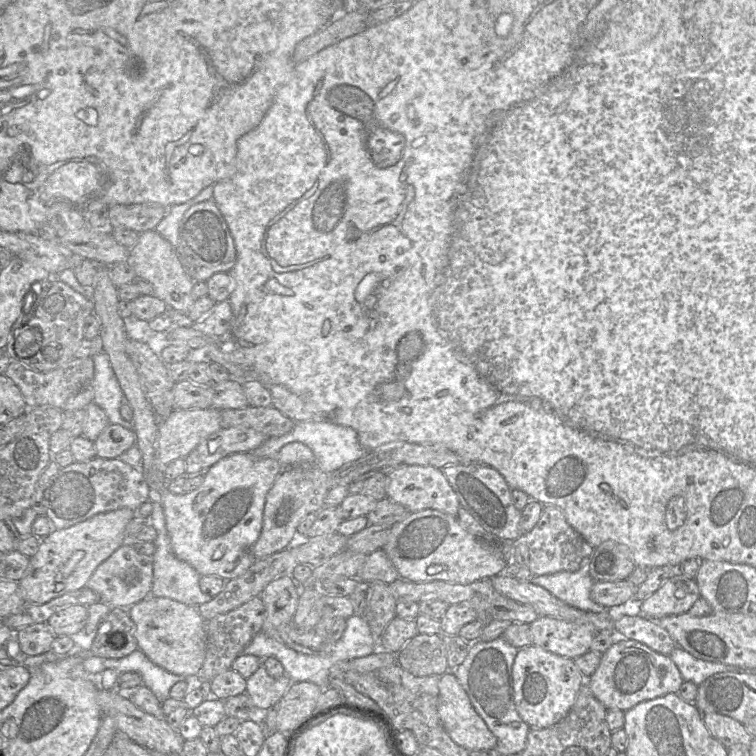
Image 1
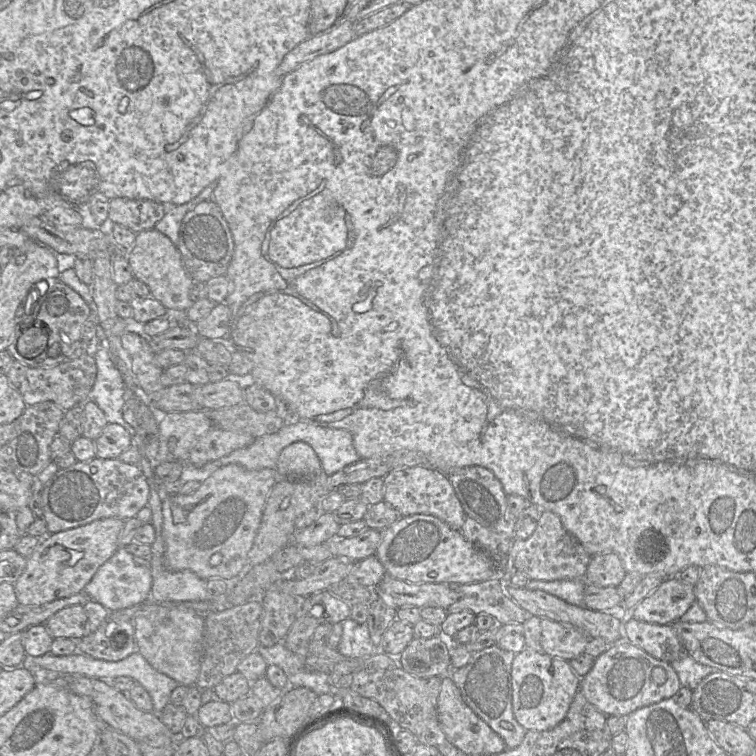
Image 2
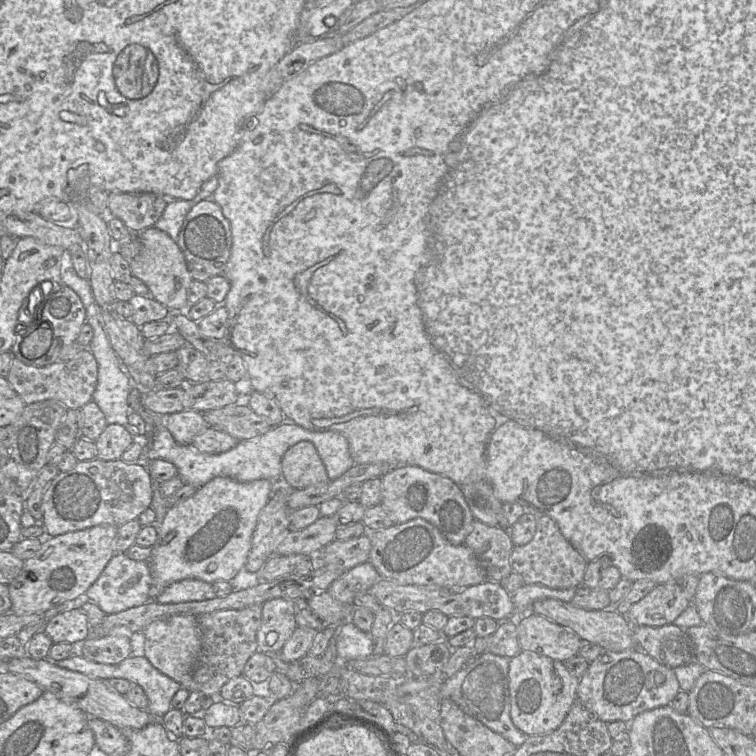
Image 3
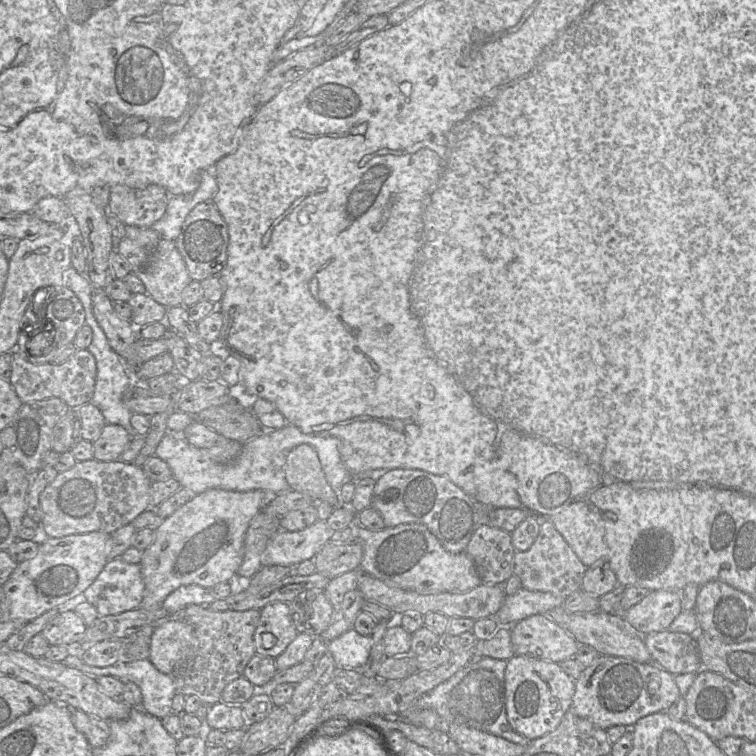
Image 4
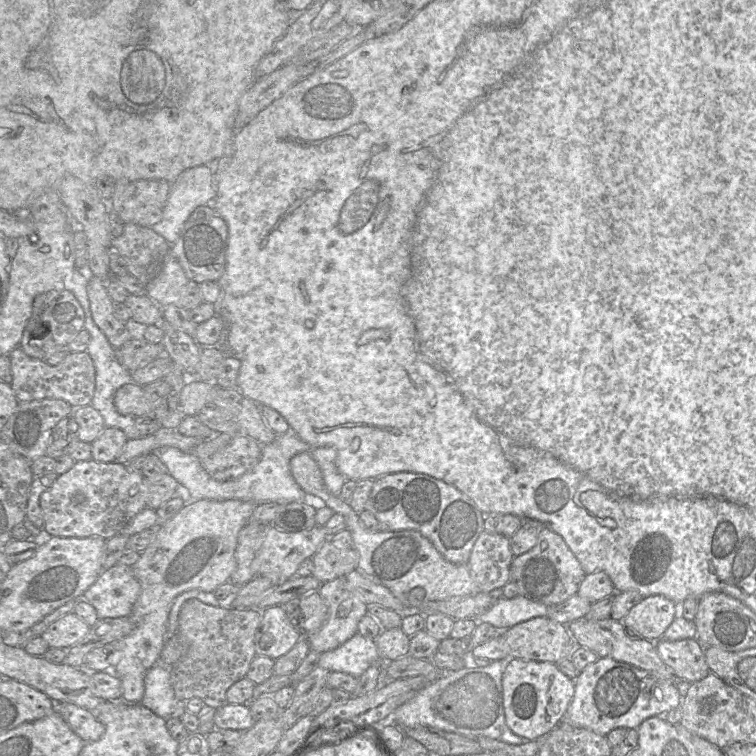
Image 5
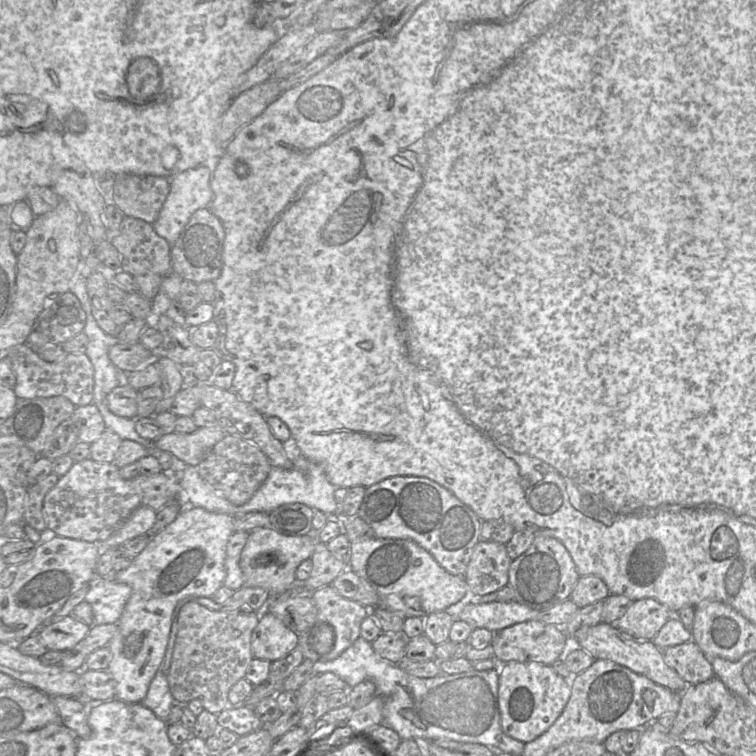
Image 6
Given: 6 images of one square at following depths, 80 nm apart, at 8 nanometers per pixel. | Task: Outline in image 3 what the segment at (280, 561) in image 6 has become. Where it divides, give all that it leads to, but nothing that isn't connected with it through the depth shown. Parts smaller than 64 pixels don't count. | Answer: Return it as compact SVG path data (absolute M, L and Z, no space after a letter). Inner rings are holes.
M320 516L302 530L289 530L276 546L274 555L304 554L317 556L335 540L336 526L332 516Z

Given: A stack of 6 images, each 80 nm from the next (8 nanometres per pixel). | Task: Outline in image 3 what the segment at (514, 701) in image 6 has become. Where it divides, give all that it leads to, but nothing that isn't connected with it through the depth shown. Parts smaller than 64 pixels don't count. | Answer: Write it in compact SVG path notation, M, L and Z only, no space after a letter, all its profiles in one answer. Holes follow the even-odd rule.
M521 651L509 663L510 716L513 724L527 736L556 730L577 700L579 680L561 661L532 651Z

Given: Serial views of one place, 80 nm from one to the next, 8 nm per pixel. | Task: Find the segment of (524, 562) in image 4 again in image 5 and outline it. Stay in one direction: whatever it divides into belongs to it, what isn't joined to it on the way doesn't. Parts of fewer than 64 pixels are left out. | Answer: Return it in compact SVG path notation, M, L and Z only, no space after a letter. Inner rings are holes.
M544 526L537 537L535 546L513 558L509 581L516 585L518 595L551 607L575 595L585 575L580 562L564 539L549 527Z

